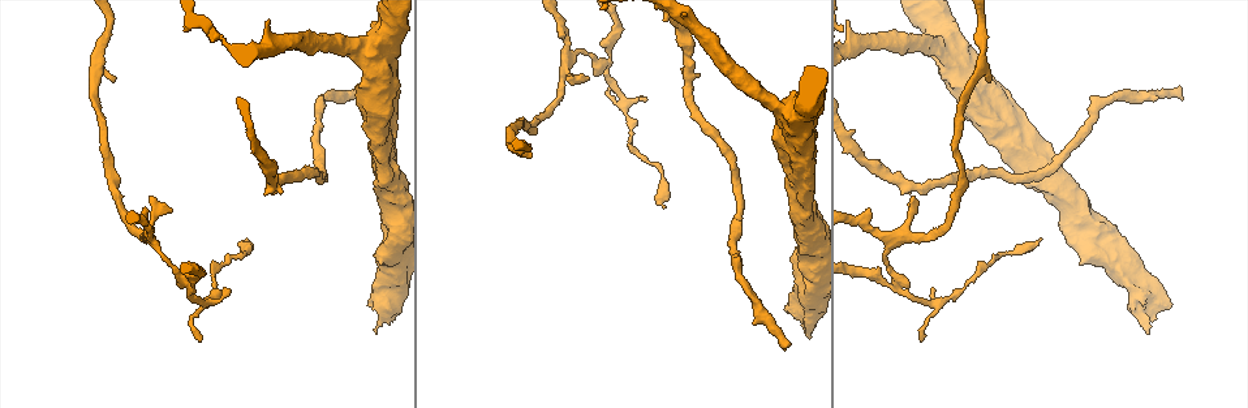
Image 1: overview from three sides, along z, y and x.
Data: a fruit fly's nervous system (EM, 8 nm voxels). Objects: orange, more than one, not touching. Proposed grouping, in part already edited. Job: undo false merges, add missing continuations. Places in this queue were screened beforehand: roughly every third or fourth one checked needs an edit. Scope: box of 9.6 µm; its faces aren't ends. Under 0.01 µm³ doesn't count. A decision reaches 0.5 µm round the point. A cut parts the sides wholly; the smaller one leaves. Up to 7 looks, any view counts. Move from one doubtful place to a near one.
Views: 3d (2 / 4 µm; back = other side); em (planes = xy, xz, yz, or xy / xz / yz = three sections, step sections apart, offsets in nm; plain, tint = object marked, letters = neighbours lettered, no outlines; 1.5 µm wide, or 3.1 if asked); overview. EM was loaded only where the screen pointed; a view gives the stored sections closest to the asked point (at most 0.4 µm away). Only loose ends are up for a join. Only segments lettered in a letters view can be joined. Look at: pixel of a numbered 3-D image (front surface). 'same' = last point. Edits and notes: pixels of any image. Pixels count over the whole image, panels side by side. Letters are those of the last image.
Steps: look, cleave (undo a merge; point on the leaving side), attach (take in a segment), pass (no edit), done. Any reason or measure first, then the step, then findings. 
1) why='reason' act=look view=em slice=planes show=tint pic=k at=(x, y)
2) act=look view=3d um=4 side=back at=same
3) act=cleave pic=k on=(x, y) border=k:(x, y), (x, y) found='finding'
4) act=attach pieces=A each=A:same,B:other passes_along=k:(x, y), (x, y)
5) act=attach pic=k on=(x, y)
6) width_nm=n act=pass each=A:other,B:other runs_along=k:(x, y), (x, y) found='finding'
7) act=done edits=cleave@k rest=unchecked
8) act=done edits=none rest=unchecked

why='an open end' act=look view=em slice=planes show=plain pic=1 at=(376, 332)

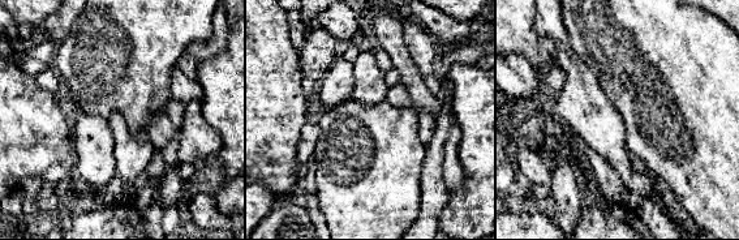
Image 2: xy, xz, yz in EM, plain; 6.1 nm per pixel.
act=look view=em slice=planes show=letters at=same

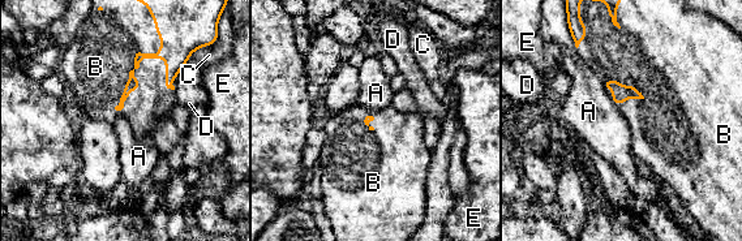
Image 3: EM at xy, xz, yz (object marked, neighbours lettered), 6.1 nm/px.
act=attach pieces=B each=A:other,B:same,C:other,D:other,E:other found='it goes on there'

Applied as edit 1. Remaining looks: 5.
why='branch stops here' act=look view=em um=3.1 slice=planes show=letters pic=1 at=(795, 249)

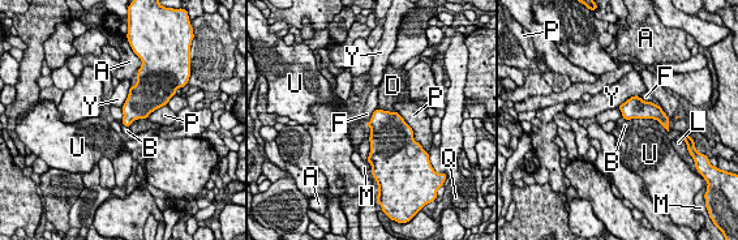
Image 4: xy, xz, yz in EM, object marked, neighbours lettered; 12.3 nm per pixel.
longest_contact=P:300nm act=pass each=A:other,B:other,D:other,F:other,L:other,M:other,P:other,Q:other,U:other,Y:other border=4:(638, 95), (649, 102) found='no lettered segment goes on from it'

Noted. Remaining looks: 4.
why='abrupt turn' act=look view=em slice=planes show=letters pic=1 at=(185, 278)

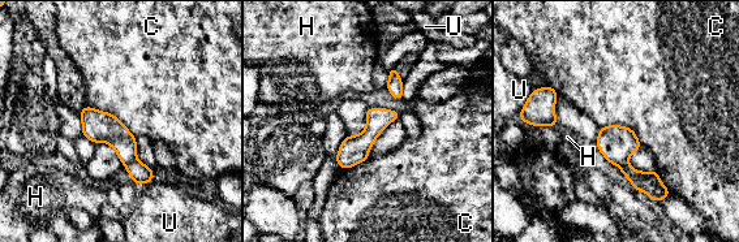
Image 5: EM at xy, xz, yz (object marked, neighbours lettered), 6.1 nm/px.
act=cleave pic=5 on=(140, 173) each=C:other,H:other,U:other border=5:(134, 159), (124, 165) found='a second cell is stuck on'

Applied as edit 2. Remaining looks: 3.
act=done edits=attach@3,cleave@5 rest=unchecked

